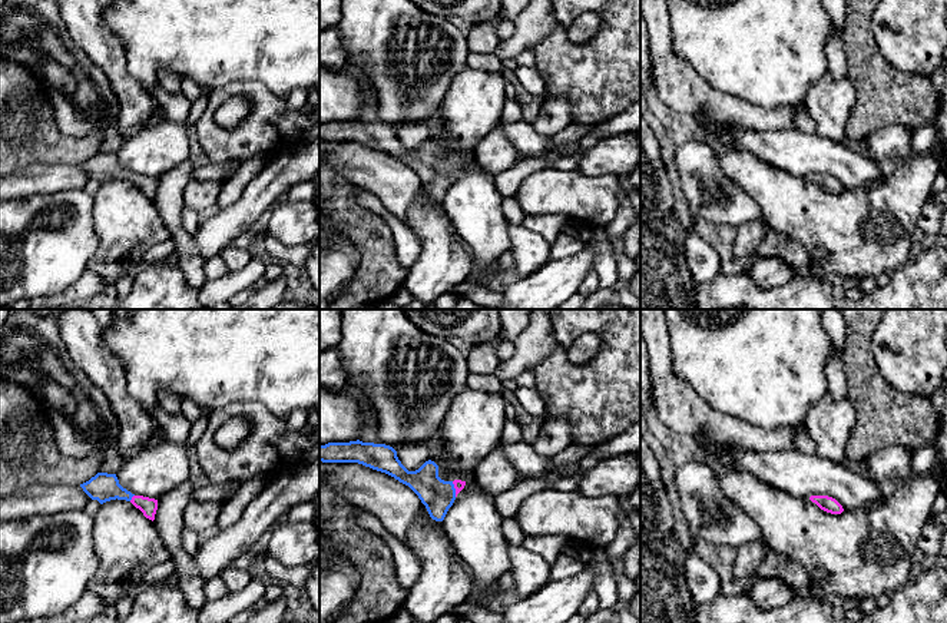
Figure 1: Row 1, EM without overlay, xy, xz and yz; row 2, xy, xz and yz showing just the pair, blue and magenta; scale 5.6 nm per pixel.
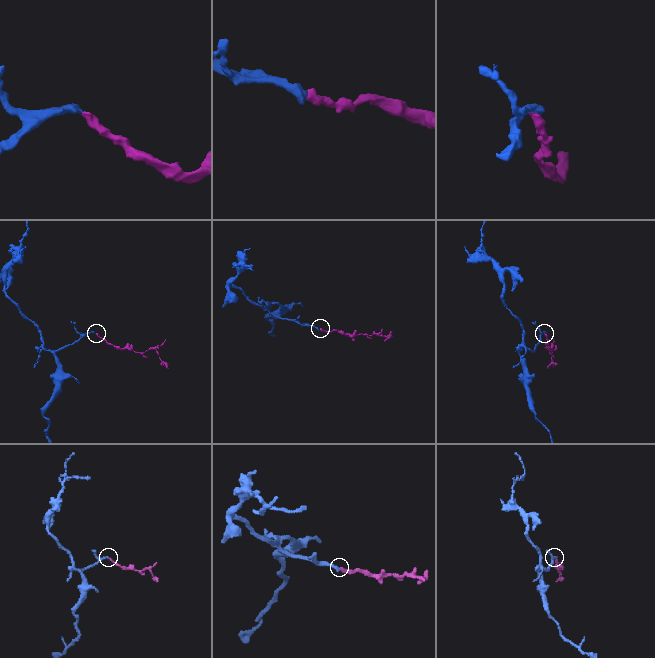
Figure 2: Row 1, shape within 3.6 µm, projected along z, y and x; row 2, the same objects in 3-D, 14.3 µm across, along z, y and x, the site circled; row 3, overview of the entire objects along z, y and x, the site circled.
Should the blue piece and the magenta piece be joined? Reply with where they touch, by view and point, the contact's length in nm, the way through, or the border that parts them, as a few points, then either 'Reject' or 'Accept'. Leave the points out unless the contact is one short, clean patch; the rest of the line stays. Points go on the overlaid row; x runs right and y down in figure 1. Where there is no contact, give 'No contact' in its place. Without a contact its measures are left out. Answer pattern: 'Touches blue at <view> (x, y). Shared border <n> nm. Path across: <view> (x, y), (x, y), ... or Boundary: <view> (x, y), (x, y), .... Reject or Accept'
Touches blue at xz (454, 489). Shared border 90 nm. Path across: xz (437, 496), (454, 489), (459, 484). Accept

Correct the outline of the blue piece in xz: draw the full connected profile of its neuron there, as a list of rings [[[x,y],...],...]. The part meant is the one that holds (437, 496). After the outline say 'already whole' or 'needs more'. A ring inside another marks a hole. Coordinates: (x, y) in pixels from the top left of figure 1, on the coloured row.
[[[328,443],[319,445],[322,463],[358,463],[372,470],[385,473],[408,486],[426,506],[430,517],[443,521],[466,481],[444,481],[438,477],[438,465],[428,460],[418,470],[408,471],[397,457],[397,451],[385,444]]]; needs more

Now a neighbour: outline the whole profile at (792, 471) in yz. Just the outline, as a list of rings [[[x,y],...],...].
[[[732,450],[731,455],[736,471],[748,471],[797,498],[828,496],[850,511],[875,506],[884,498],[880,486],[870,475],[854,473],[848,465],[817,454],[808,455],[798,450]]]

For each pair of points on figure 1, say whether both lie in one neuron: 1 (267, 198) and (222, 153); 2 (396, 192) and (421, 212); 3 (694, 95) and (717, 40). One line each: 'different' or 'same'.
1: different
2: different
3: different

